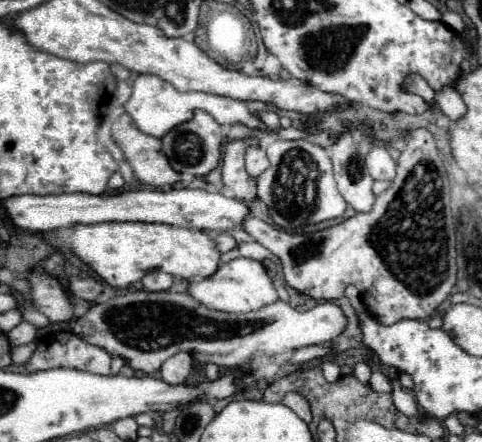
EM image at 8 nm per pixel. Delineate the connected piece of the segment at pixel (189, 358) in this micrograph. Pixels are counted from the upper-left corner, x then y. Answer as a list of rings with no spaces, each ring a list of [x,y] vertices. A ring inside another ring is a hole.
[[[179,351],[177,355],[169,357],[169,359],[161,365],[161,377],[163,377],[167,383],[171,383],[171,385],[183,383],[183,381],[189,377],[189,373],[193,371],[193,367],[195,367],[193,355],[189,355],[187,351]]]

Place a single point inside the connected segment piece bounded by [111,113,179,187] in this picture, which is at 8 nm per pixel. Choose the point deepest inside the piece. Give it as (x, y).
(143, 152)

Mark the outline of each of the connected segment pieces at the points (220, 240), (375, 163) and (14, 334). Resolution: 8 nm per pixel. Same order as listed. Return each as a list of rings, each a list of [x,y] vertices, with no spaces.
[[[221,233],[219,237],[215,237],[215,243],[217,243],[217,247],[219,247],[221,253],[227,253],[227,251],[239,247],[239,243],[229,233]]]
[[[373,145],[371,153],[367,155],[367,167],[373,179],[391,181],[395,177],[395,159],[389,155],[385,145]]]
[[[23,321],[23,323],[19,323],[15,329],[11,329],[11,331],[7,333],[7,337],[9,337],[9,343],[11,343],[11,345],[27,345],[27,343],[31,343],[31,341],[37,339],[37,333],[39,333],[39,331],[35,329],[35,325]]]

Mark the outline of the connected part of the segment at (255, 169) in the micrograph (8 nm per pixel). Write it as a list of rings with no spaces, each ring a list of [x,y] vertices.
[[[247,147],[245,151],[245,171],[257,179],[265,169],[269,167],[269,159],[267,159],[267,153],[263,147]]]

